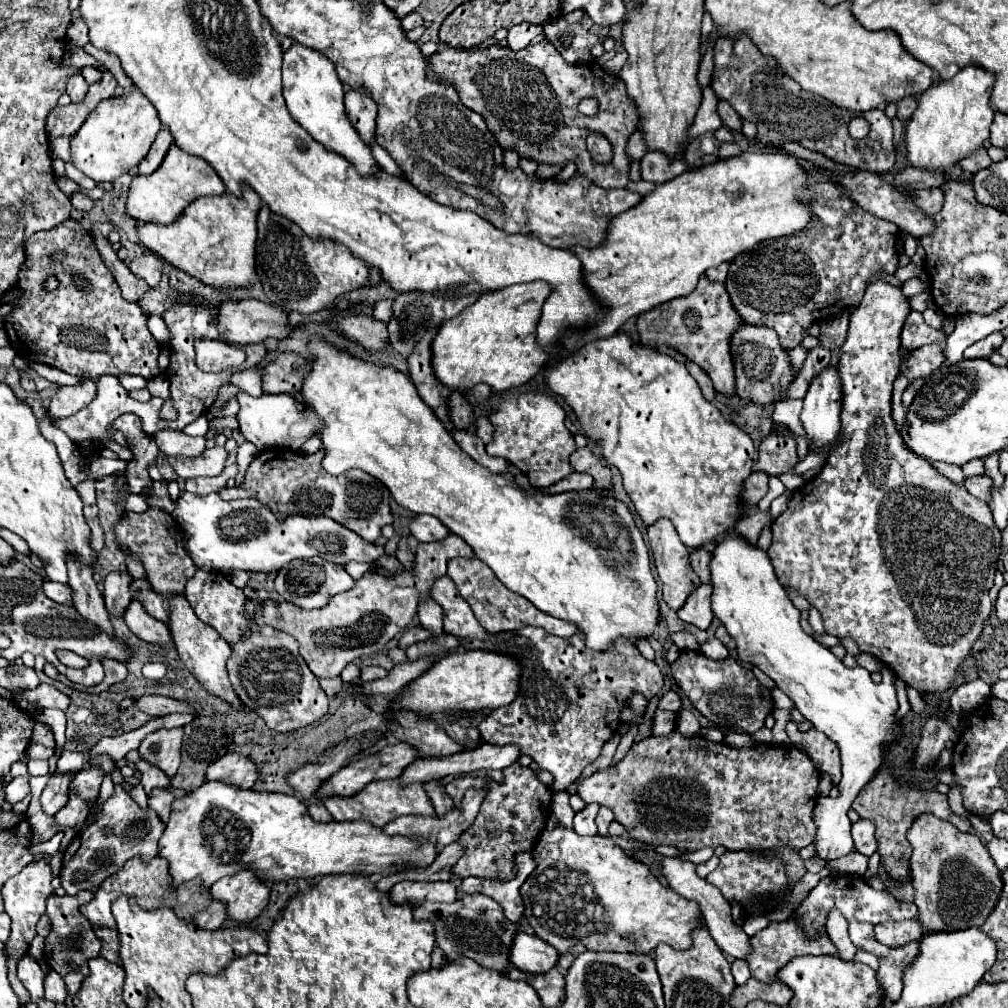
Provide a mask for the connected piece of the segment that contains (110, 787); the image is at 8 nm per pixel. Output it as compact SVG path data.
M111 775L105 776L105 781L102 782L100 788L100 795L98 799L98 808L96 808L96 812L100 810L100 806L103 804L105 800L107 800L114 792L115 784L112 780Z

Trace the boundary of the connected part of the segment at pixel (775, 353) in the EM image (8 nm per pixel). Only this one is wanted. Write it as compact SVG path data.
M742 324L730 342L736 368L736 394L762 408L786 400L788 386L794 382L794 372L788 352L780 346L778 334L764 326Z

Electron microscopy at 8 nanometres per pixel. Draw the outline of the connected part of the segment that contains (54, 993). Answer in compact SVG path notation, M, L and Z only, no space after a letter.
M50 970L50 972L46 974L44 986L46 986L46 998L48 998L48 1000L52 1000L52 1002L56 1002L56 1004L64 1004L64 1002L66 1002L66 996L68 996L66 984L64 984L64 980L62 980L54 970Z

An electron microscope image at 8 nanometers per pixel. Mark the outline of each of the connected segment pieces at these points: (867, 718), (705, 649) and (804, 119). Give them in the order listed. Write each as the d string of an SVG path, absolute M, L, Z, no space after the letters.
M724 538L714 550L710 570L714 586L712 612L736 640L738 658L768 674L776 688L780 688L800 710L804 720L812 722L812 726L824 732L840 750L840 796L818 798L814 808L816 834L812 844L816 856L824 862L846 856L854 852L846 812L858 792L882 766L886 748L900 736L894 673L881 662L882 682L874 684L868 670L860 666L846 668L828 648L808 636L800 626L800 610L788 600L768 554L748 544L744 538Z
M710 638L706 644L700 646L700 652L712 660L724 660L728 656L726 646L718 638Z
M718 36L714 48L714 64L716 70L712 74L712 88L716 96L720 100L726 100L742 120L756 124L758 140L762 144L772 142L776 146L782 146L784 142L798 142L808 150L820 152L834 162L858 170L872 170L878 174L894 172L896 154L892 148L893 124L884 114L884 106L872 108L868 110L868 114L864 114L870 124L870 132L866 138L854 140L848 136L846 108L840 108L816 94L802 90L798 82L782 74L774 58L760 54L748 38Z

